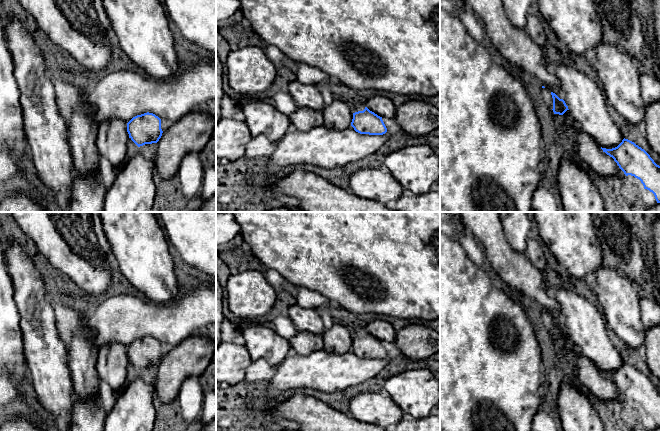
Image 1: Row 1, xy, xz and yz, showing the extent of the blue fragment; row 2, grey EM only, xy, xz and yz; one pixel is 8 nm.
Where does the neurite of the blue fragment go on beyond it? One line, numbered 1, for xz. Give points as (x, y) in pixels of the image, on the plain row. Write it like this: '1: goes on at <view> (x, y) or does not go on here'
1: does not go on here

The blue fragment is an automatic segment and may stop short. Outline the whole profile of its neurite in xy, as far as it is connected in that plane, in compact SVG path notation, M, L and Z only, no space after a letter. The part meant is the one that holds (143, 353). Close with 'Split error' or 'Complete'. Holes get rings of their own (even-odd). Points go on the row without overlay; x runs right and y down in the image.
M149 336L137 339L127 347L127 356L138 371L157 367L163 357L161 343Z. Complete

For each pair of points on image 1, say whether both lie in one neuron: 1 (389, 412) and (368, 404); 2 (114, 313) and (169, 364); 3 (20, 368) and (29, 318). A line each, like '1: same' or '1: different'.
1: same
2: different
3: different

